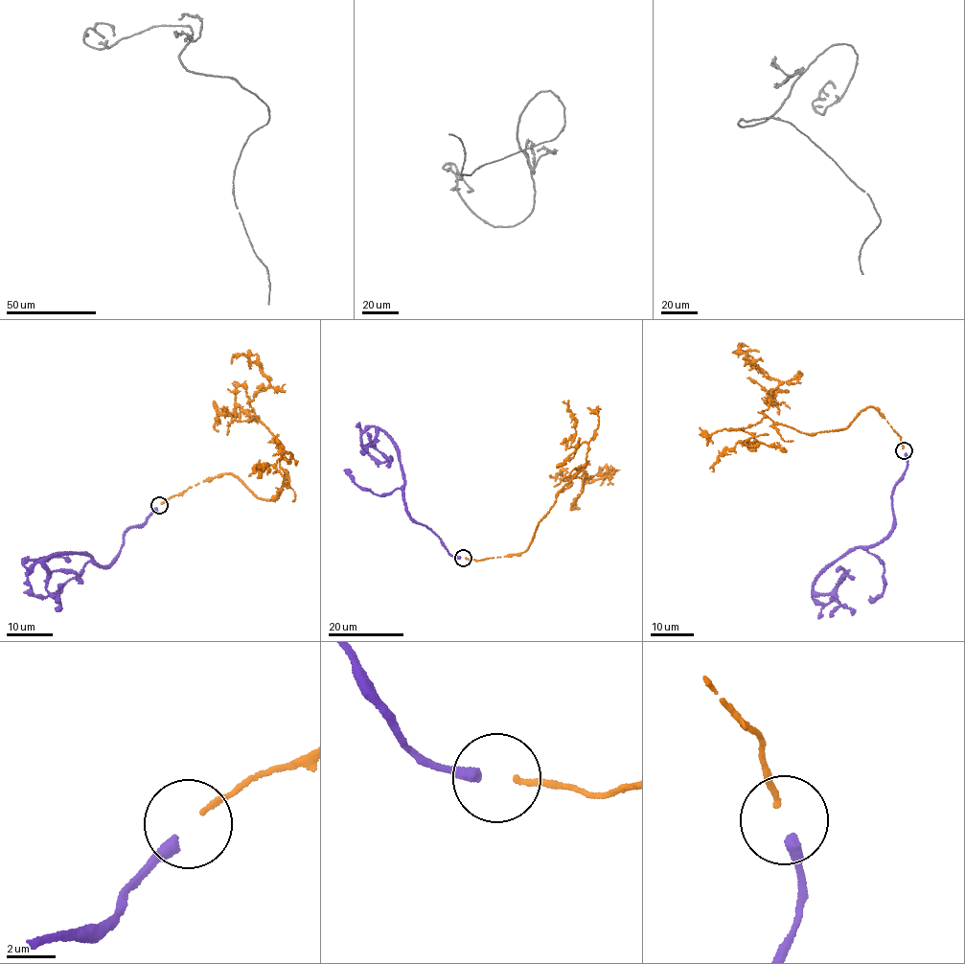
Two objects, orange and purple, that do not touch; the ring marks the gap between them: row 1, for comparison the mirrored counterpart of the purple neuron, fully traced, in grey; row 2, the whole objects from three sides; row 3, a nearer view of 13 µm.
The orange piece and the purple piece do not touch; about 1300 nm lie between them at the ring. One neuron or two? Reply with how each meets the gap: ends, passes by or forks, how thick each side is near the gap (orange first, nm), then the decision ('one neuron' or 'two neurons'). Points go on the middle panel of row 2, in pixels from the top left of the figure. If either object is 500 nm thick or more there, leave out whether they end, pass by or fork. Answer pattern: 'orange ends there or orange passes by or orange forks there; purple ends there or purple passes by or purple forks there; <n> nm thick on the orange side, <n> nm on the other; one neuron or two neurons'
orange ends there; purple ends there; 220 nm thick on the orange side, 440 nm on the other; two neurons

